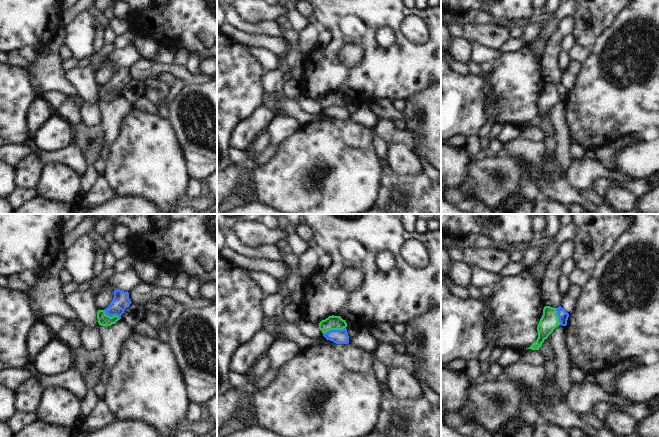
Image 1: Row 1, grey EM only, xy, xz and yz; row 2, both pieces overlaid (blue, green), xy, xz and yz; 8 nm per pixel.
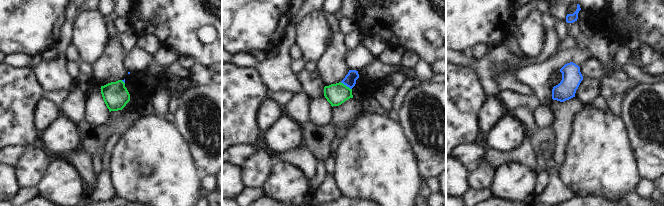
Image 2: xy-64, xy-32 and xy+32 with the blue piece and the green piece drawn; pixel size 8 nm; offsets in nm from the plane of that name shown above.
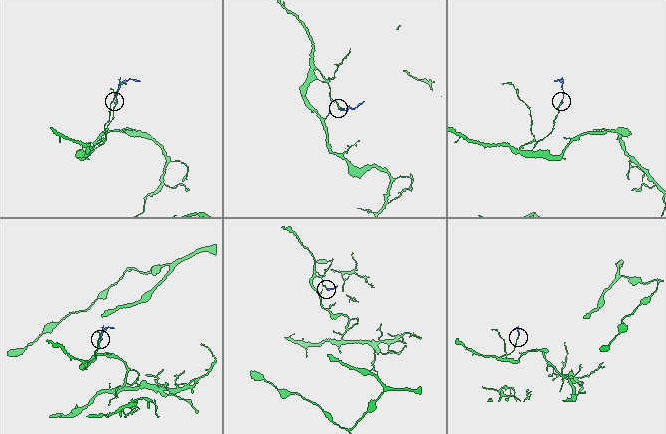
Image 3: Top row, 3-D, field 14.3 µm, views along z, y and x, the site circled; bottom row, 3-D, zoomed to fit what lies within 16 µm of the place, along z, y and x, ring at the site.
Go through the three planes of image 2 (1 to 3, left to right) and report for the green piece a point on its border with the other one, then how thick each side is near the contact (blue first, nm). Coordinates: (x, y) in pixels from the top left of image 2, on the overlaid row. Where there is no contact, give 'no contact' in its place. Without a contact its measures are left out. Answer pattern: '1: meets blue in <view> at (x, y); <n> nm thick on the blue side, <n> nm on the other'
1: meets blue in xy-64 at (123, 81); 20 nm thick on the blue side, 200 nm on the other
2: meets blue in xy-32 at (346, 85); 100 nm thick on the blue side, 170 nm on the other
3: no contact

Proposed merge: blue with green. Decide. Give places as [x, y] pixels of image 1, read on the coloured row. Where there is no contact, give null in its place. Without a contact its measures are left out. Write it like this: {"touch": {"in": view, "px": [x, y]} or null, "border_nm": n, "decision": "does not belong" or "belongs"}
{"touch": {"in": "xz", "px": [334, 330]}, "border_nm": 190, "decision": "does not belong"}

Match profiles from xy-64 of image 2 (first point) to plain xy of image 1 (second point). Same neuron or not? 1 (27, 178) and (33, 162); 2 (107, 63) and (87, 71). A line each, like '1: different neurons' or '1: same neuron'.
1: same neuron
2: different neurons

